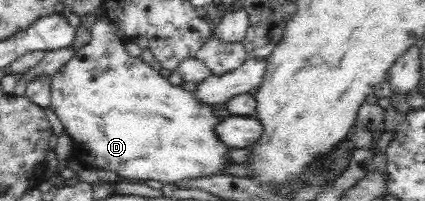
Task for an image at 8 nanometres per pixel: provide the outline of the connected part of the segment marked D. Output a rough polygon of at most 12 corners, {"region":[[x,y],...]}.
{"region":[[103,16],[51,75],[86,168],[223,175],[219,116]]}

